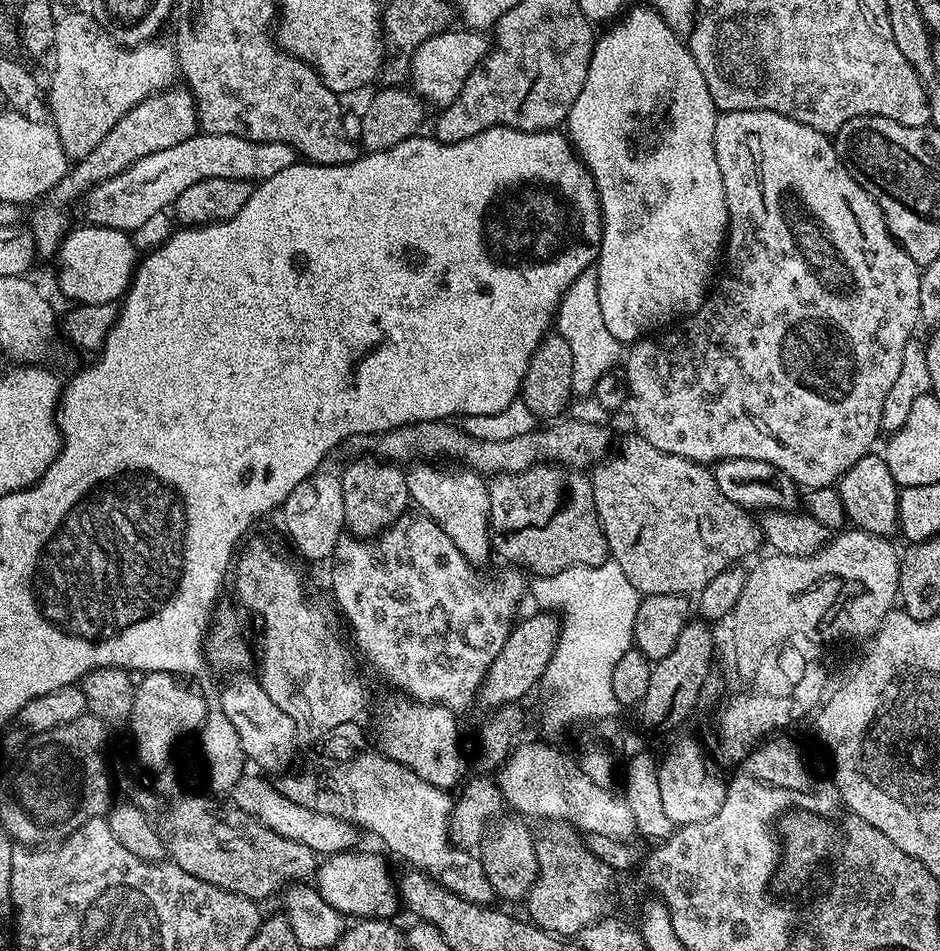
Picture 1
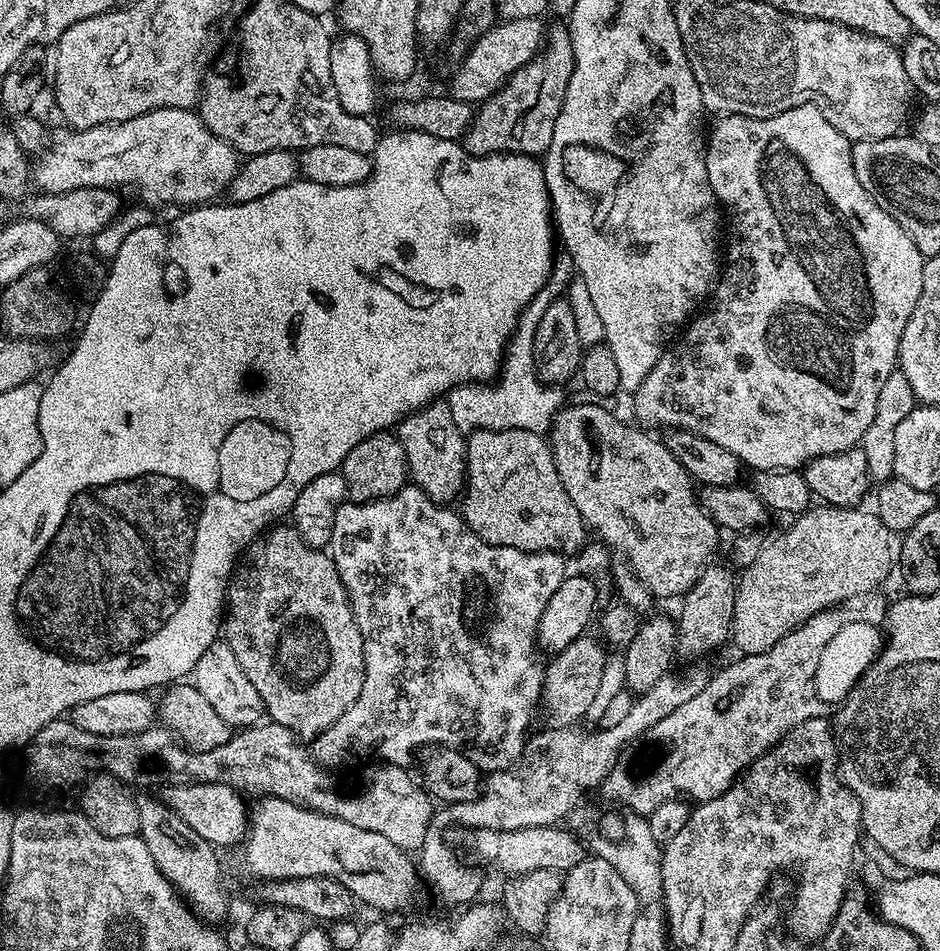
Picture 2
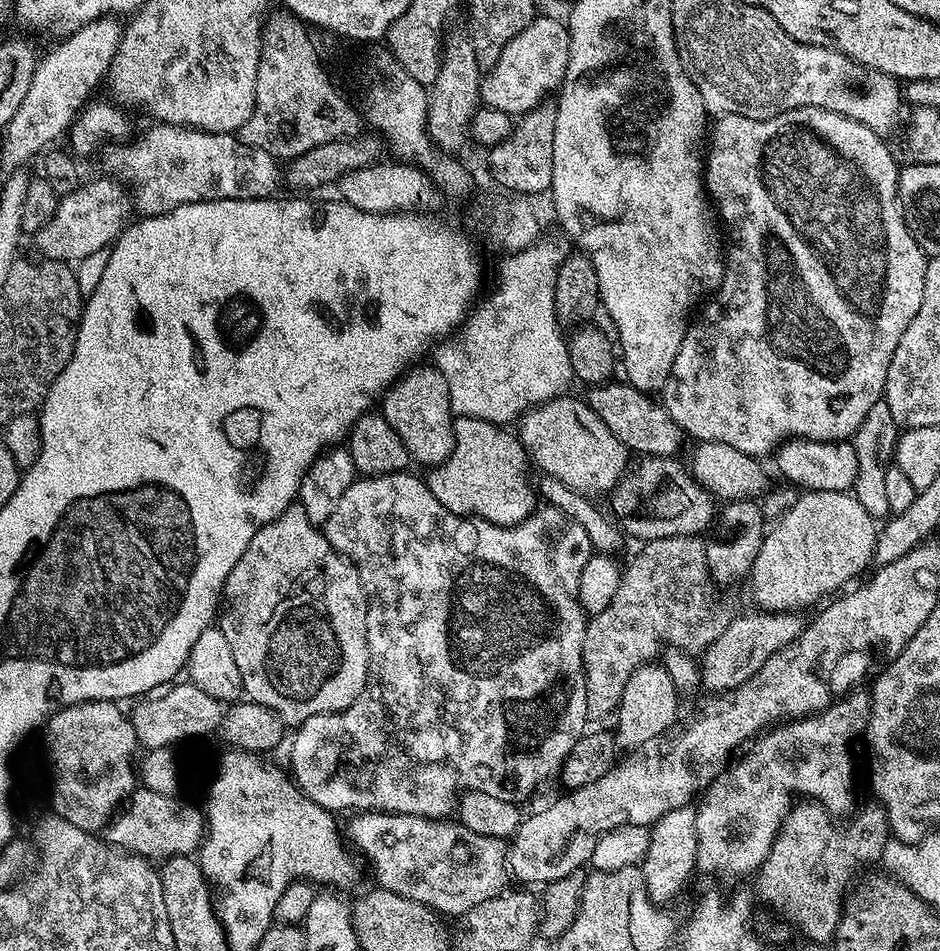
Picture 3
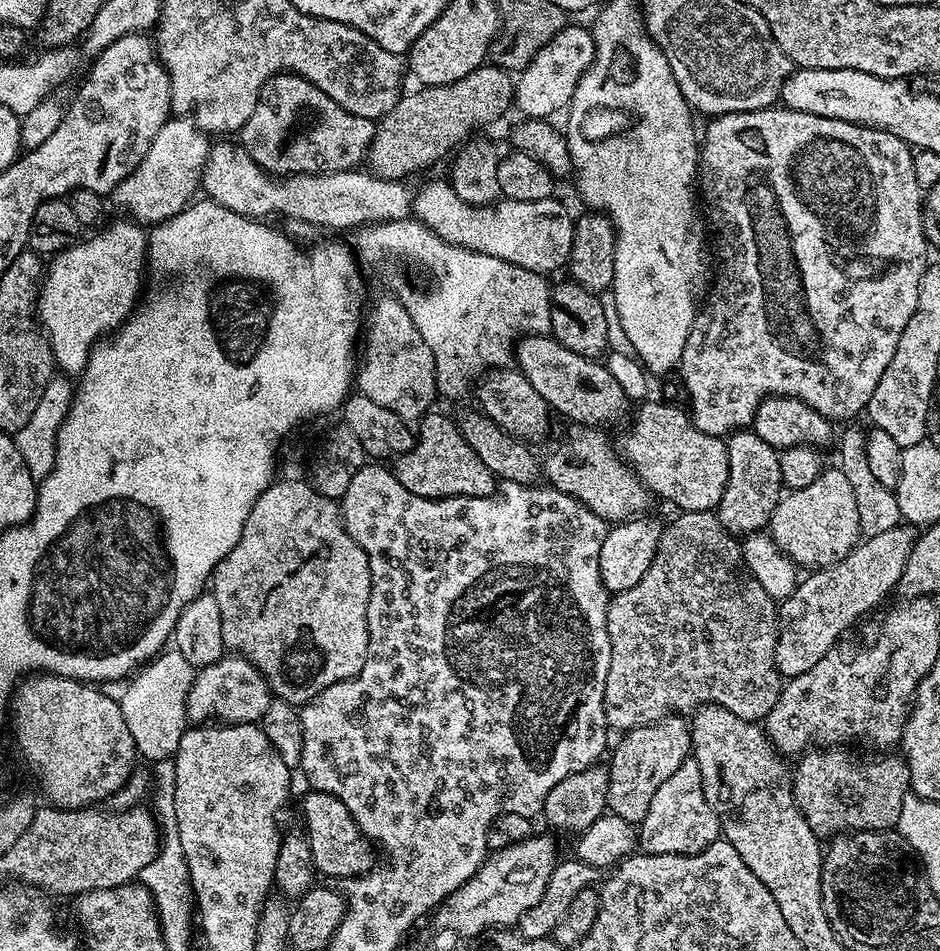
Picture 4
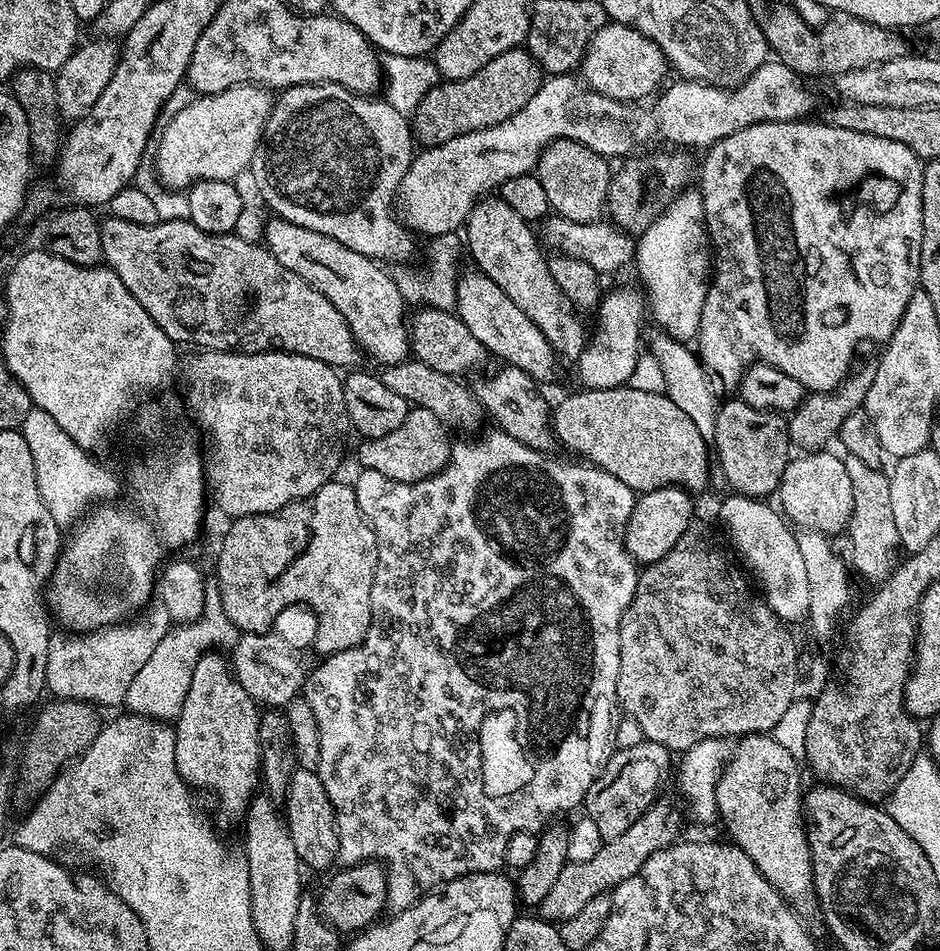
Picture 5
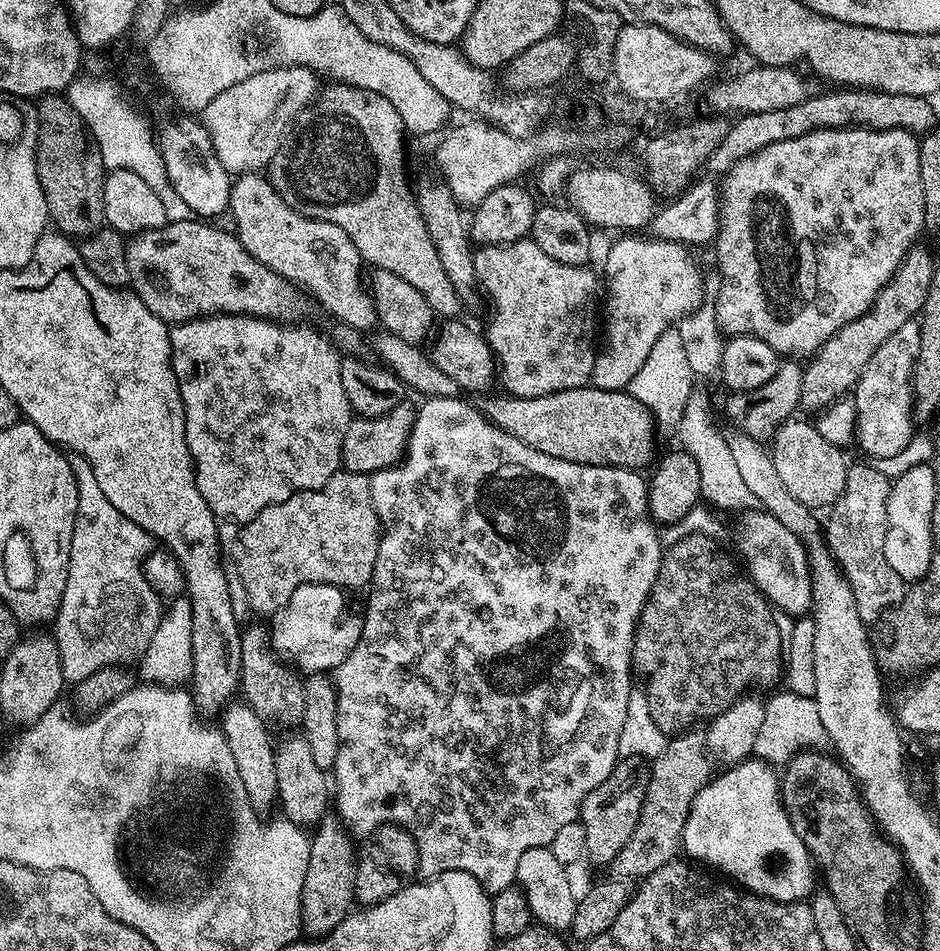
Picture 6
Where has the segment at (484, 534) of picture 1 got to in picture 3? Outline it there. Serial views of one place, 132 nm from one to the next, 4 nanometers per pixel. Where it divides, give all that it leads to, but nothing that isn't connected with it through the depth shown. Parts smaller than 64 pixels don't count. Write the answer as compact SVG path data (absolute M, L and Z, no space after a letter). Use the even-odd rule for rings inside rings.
M424 363L409 368L405 375L383 393L382 415L386 422L390 422L390 426L394 426L394 434L402 438L409 457L415 463L417 460L423 466L435 466L446 462L446 458L450 458L450 450L454 450L454 415L446 379L431 363Z

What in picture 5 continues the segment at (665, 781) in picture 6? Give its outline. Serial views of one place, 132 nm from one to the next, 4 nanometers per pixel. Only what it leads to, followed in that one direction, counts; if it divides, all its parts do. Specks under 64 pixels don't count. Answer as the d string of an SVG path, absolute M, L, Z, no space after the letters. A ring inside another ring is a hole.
M657 799L656 803L645 810L642 818L638 818L638 822L634 822L634 826L628 827L620 837L603 841L598 854L594 854L594 858L590 858L586 862L568 862L565 865L558 878L555 879L554 886L550 888L548 894L538 905L540 918L558 924L560 921L570 918L571 915L578 914L578 911L582 910L582 907L586 906L591 898L604 892L611 893L613 888L626 882L626 878L638 874L638 870L642 870L642 866L646 862L646 858L650 858L650 854L677 843L679 836L676 835L679 832L679 810L668 800Z

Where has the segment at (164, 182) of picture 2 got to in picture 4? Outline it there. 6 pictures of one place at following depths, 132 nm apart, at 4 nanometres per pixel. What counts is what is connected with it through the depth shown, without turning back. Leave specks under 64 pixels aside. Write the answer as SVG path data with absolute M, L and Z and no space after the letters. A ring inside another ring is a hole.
M224 138L221 144L213 143L208 149L208 161L202 177L202 192L207 199L226 206L238 214L249 218L272 218L277 212L281 218L300 219L321 228L350 228L356 230L363 225L378 224L387 220L400 220L412 212L413 189L398 180L384 180L373 176L368 170L349 170L346 172L302 172L277 178L273 173L264 171L254 158L244 149L243 144Z

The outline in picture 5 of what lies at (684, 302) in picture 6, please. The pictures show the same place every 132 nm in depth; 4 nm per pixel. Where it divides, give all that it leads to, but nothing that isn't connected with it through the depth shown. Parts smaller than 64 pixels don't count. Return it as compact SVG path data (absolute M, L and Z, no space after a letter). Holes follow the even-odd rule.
M620 286L603 293L598 305L600 317L596 320L596 333L587 337L582 354L574 361L574 368L585 389L606 390L627 385L634 362L642 352L642 325L646 320L645 297L637 289L636 292Z

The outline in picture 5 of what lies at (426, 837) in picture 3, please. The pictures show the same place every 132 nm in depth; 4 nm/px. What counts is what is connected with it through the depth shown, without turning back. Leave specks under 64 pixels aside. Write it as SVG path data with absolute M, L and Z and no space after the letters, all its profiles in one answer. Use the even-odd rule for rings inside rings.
M297 767L296 773L290 778L290 786L286 790L282 815L287 823L290 838L294 842L294 850L298 850L301 865L305 869L328 867L331 869L336 864L338 847L336 815L316 771Z

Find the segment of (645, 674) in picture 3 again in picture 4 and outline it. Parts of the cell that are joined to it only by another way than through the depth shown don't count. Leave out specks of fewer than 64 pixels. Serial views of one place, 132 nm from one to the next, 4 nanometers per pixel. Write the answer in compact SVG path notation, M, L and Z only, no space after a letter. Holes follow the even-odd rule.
M683 715L663 716L652 724L643 724L624 733L622 742L611 749L612 761L607 761L609 794L607 811L634 826L646 817L659 786L674 774L692 752L689 721Z

